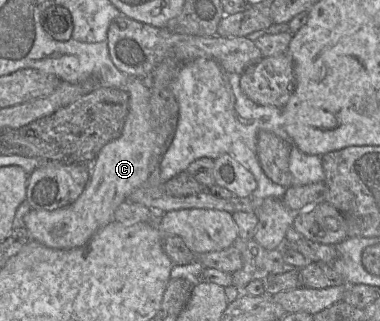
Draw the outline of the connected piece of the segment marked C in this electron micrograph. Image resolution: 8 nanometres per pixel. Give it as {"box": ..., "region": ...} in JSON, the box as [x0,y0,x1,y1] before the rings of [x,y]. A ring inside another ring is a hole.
{"box":[24,77,155,249],"region":[[[128,77],[129,111],[123,132],[102,147],[91,163],[89,181],[75,202],[52,211],[32,209],[24,216],[24,226],[31,240],[53,249],[82,247],[103,227],[115,221],[115,211],[130,193],[147,182],[149,163],[155,143],[151,116],[151,89],[142,77]]]}

